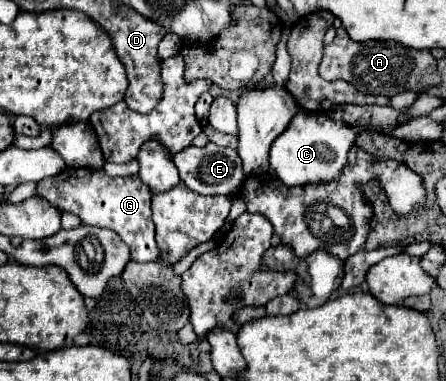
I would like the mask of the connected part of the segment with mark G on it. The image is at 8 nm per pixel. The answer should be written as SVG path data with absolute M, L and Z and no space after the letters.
M65 169L57 177L39 181L35 193L59 209L77 215L85 225L115 231L129 245L133 261L147 263L159 259L159 249L155 245L155 225L151 219L151 189L139 179L139 175L113 179L103 169Z

